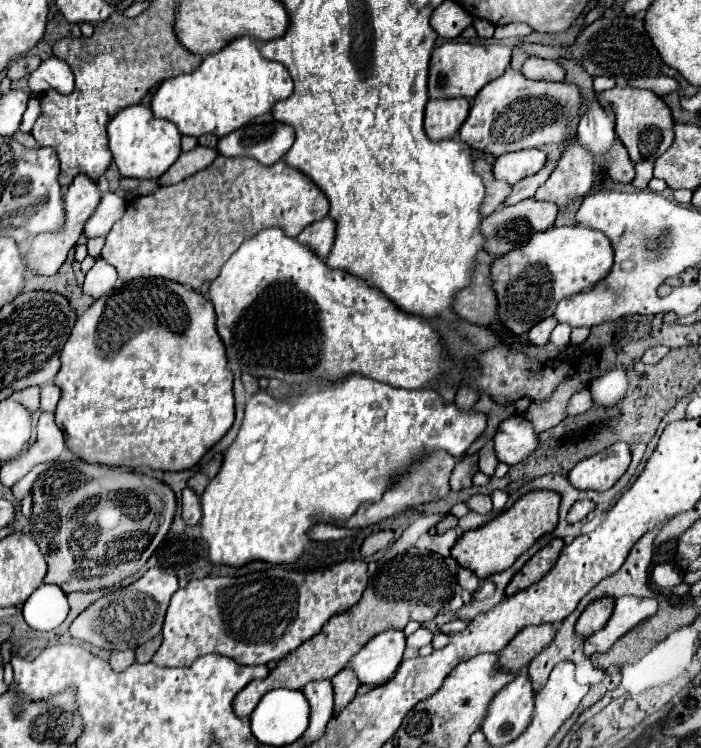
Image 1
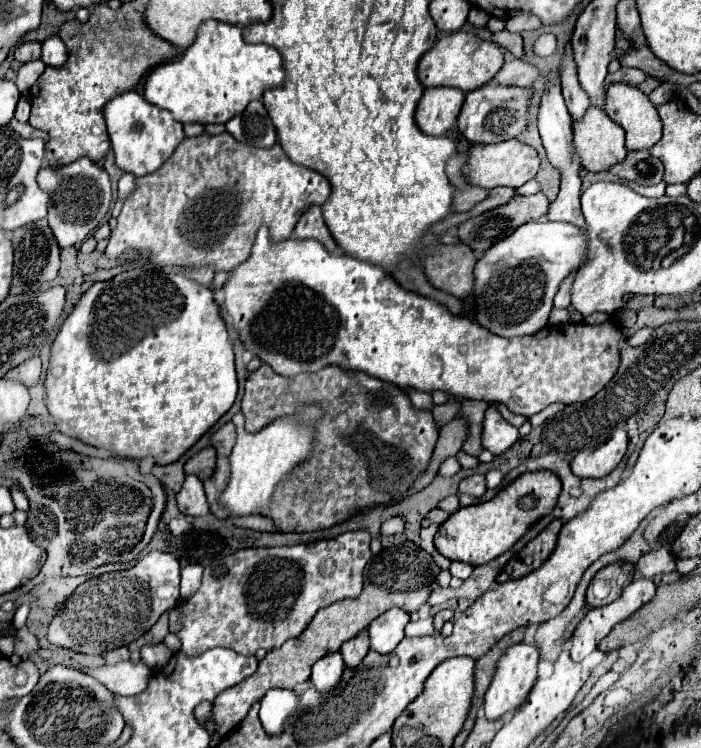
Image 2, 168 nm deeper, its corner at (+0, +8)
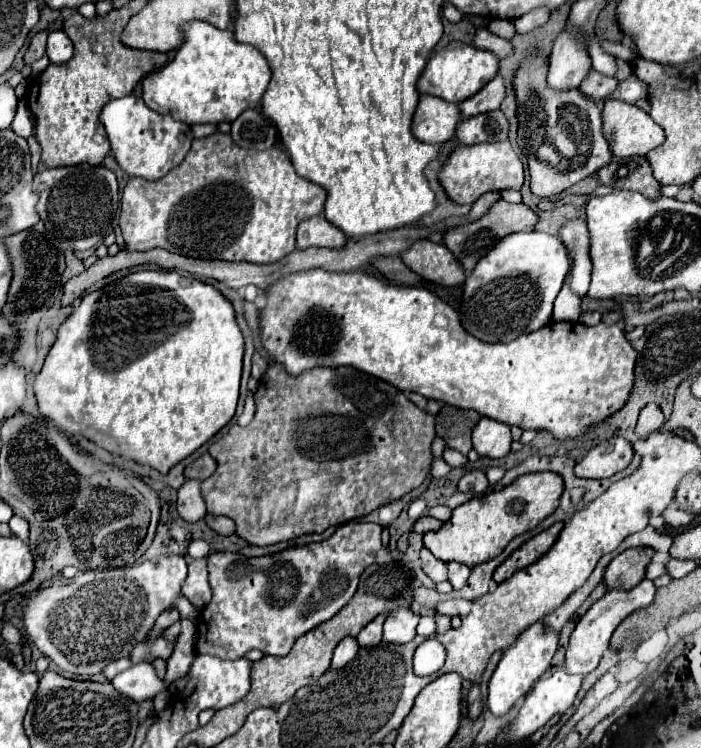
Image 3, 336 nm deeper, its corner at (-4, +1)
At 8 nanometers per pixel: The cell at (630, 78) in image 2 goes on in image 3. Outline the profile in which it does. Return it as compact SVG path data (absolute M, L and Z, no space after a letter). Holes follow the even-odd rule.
M591 71L591 75L587 75L587 79L579 85L579 89L587 97L594 99L596 104L599 104L617 89L617 85L619 85L619 81L615 77L605 77L597 71Z

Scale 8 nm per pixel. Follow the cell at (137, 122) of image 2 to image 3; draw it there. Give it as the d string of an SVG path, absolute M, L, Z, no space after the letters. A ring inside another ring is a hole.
M135 95L111 99L101 111L101 123L107 131L111 151L119 167L131 177L143 177L151 181L161 179L167 175L167 171L177 167L187 155L193 141L189 125L175 121L171 115L161 115L149 109L143 99Z

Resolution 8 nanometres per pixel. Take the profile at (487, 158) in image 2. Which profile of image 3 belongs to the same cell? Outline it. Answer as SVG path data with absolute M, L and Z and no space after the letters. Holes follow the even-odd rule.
M499 141L499 143L479 143L479 145L457 145L453 149L449 161L443 167L443 187L447 187L447 195L455 199L455 203L475 203L481 195L487 191L505 191L505 189L515 189L519 191L523 181L525 181L525 171L523 163L513 151L509 141Z

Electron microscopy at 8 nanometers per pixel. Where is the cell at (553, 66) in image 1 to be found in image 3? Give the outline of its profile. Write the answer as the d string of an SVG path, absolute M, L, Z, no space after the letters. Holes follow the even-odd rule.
M495 77L491 83L487 83L477 95L465 99L459 103L461 109L461 119L467 119L471 115L479 115L485 111L493 111L499 109L499 105L505 99L505 79L503 77Z

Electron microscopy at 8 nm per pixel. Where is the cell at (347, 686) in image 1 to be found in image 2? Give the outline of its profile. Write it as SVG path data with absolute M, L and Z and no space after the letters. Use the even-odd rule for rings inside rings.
M363 630L359 636L347 640L343 646L343 658L345 658L345 664L347 668L355 668L359 666L359 662L363 660L363 656L367 654L369 650L369 636L367 636L367 630Z

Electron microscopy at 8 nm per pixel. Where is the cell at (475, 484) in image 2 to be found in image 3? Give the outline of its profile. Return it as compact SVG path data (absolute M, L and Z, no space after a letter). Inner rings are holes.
M475 469L475 471L469 471L467 475L463 475L463 479L459 481L459 491L463 493L473 493L473 495L485 495L489 483L487 483L487 477L481 469Z

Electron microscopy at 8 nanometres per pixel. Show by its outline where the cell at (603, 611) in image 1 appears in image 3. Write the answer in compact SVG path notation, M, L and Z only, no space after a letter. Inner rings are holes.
M629 549L617 555L605 569L603 583L611 589L633 589L645 577L645 567L651 561L655 551L651 549Z

